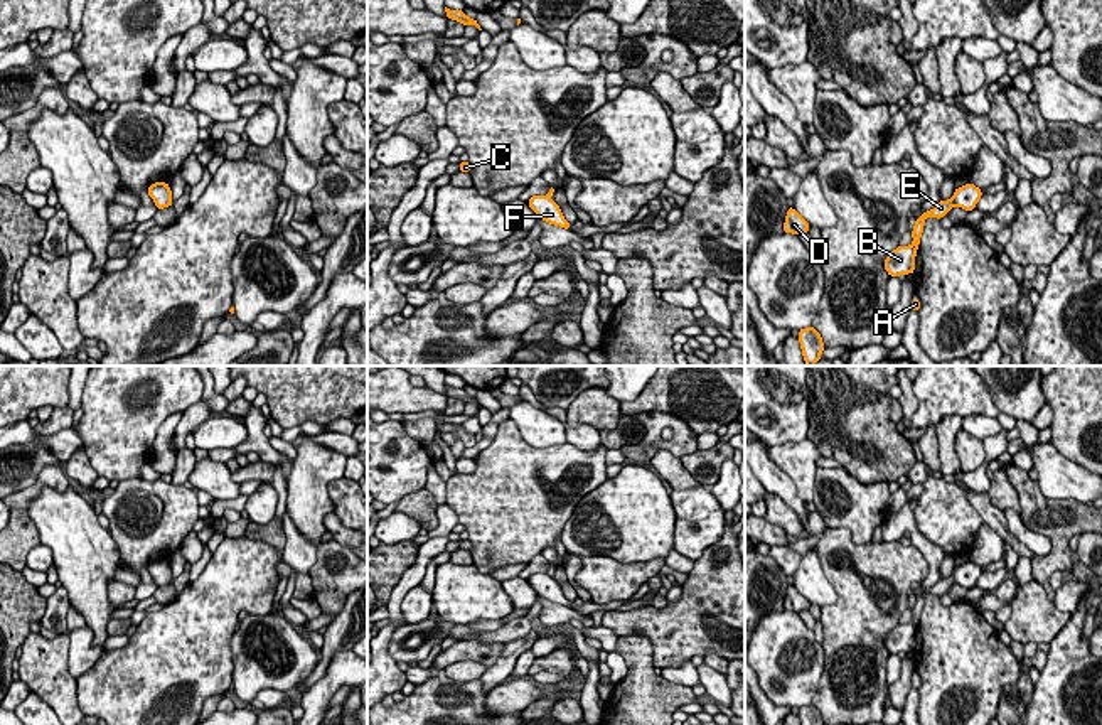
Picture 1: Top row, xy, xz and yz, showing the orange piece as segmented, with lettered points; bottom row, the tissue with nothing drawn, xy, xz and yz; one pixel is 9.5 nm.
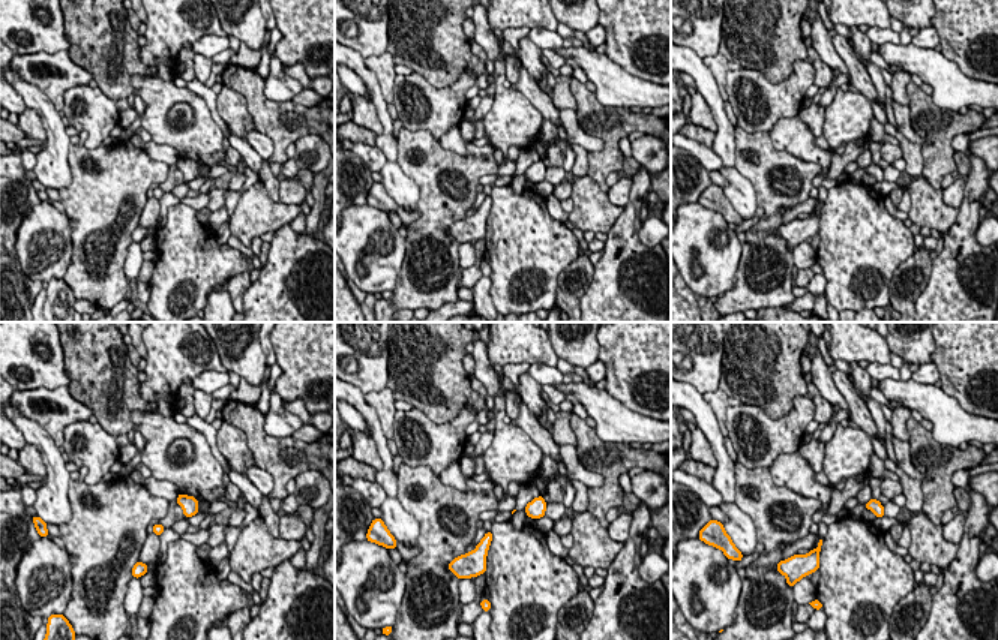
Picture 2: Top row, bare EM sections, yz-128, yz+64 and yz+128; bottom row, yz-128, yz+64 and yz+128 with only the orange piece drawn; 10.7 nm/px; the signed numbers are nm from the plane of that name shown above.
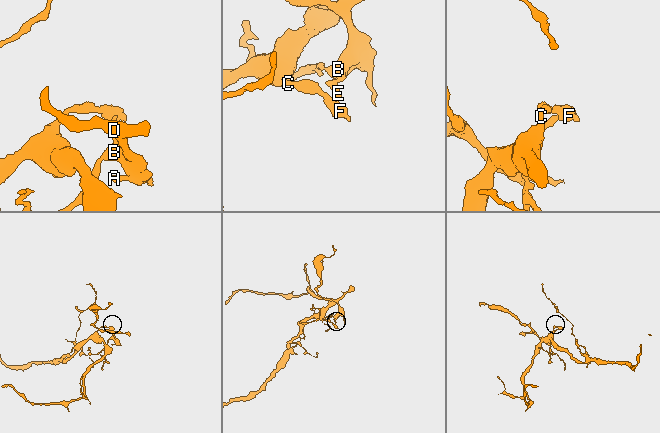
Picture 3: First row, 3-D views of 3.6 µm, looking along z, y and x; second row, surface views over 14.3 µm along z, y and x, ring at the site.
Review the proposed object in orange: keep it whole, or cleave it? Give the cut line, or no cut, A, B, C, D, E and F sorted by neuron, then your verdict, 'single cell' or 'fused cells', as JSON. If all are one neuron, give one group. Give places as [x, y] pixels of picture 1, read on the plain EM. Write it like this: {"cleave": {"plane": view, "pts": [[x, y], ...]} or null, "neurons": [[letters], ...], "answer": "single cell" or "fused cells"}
{"cleave": {"plane": "yz", "pts": [[952, 577], [954, 582]]}, "neurons": [["A", "B", "D", "E"], ["C", "F"]], "answer": "fused cells"}

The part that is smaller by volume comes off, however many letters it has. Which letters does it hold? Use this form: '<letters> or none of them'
A, B, D, E

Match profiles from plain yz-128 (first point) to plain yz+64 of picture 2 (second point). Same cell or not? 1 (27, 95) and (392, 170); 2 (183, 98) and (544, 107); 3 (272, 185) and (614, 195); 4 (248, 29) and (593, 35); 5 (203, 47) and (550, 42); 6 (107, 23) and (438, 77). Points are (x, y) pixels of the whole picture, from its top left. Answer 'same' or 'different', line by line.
1: same
2: different
3: different
4: different
5: same
6: same

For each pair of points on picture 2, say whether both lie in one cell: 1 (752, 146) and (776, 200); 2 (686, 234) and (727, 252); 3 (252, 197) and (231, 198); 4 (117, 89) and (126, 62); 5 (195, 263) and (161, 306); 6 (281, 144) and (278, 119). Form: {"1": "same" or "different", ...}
{"1": "same", "2": "same", "3": "different", "4": "same", "5": "same", "6": "same"}

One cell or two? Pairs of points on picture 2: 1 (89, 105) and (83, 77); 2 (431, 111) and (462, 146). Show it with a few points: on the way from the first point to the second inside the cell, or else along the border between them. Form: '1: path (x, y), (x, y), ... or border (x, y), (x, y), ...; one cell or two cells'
1: border (87, 84), (71, 87), (65, 93), (62, 110); two cells
2: border (458, 122), (437, 141); two cells

